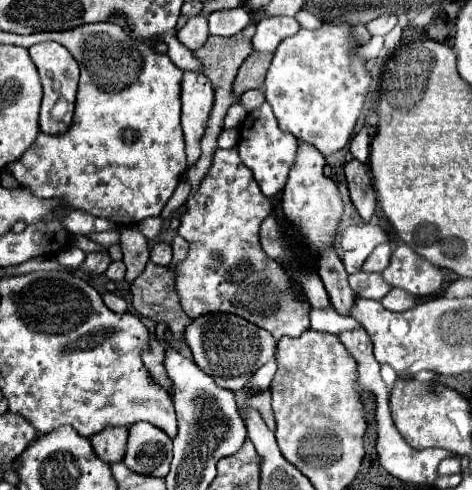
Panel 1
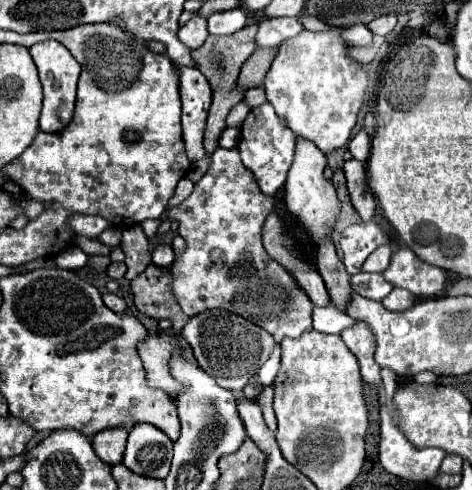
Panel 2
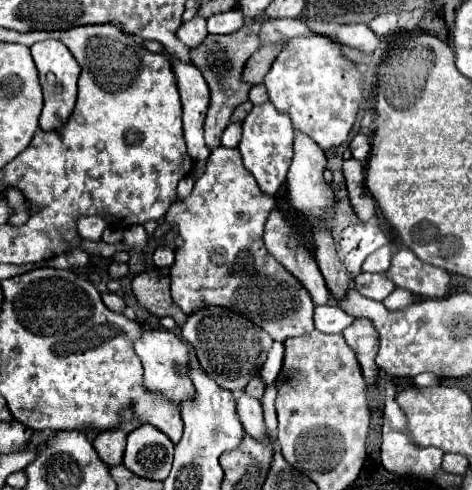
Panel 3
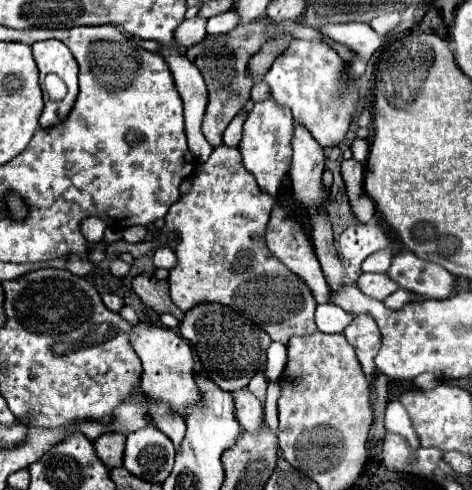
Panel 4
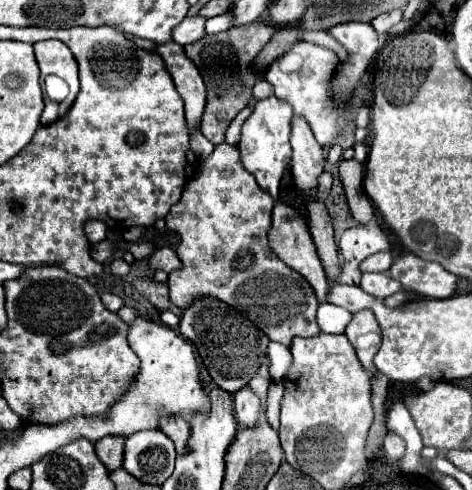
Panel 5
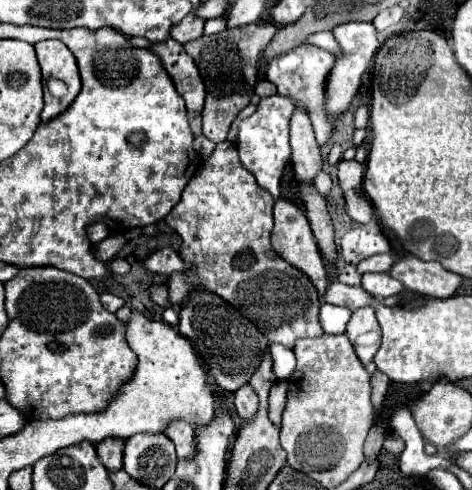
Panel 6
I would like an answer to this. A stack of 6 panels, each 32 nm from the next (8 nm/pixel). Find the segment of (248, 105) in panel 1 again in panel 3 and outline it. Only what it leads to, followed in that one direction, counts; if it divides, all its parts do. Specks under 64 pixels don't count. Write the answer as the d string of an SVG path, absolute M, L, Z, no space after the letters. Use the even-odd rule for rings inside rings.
M258 84L258 86L252 86L250 92L248 92L248 102L252 102L254 106L256 104L264 104L268 100L268 94L266 94L266 88L264 84Z

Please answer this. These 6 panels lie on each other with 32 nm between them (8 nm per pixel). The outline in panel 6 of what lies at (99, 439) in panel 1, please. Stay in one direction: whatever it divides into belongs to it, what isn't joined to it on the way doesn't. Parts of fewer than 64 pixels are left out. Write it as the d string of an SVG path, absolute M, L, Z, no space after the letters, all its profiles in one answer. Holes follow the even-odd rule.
M106 438L106 440L98 442L96 452L98 452L98 458L106 466L108 472L116 472L122 468L122 452L124 452L122 438Z

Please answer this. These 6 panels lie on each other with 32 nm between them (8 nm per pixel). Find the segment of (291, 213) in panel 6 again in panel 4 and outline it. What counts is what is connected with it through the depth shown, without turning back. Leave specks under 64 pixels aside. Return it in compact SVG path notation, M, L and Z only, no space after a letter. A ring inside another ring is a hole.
M276 206L270 214L270 222L266 226L266 246L268 250L290 270L294 272L296 276L300 276L306 286L312 290L312 296L316 300L316 304L324 304L330 300L330 290L328 290L328 284L326 284L326 278L322 276L322 268L320 268L320 262L316 260L316 254L314 254L314 248L308 240L308 236L304 234L304 230L300 228L300 224L296 220L292 220L284 208Z

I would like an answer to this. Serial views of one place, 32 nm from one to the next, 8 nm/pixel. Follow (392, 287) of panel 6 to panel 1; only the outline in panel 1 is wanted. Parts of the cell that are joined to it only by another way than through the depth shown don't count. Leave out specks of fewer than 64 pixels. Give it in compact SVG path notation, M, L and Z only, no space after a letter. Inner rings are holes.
M364 270L350 274L348 282L350 282L350 288L356 292L358 298L382 300L390 292L390 286L384 284L380 274L372 274L372 272L364 272Z

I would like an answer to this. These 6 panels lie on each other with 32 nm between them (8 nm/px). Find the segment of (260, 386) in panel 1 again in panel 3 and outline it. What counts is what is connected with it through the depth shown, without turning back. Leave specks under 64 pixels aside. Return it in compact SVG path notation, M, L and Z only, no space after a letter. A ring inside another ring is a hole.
M276 344L276 346L270 350L268 360L266 360L266 364L260 368L260 374L258 374L264 384L272 384L272 382L276 380L280 368L282 368L282 356L284 356L284 346L282 346L282 344Z

